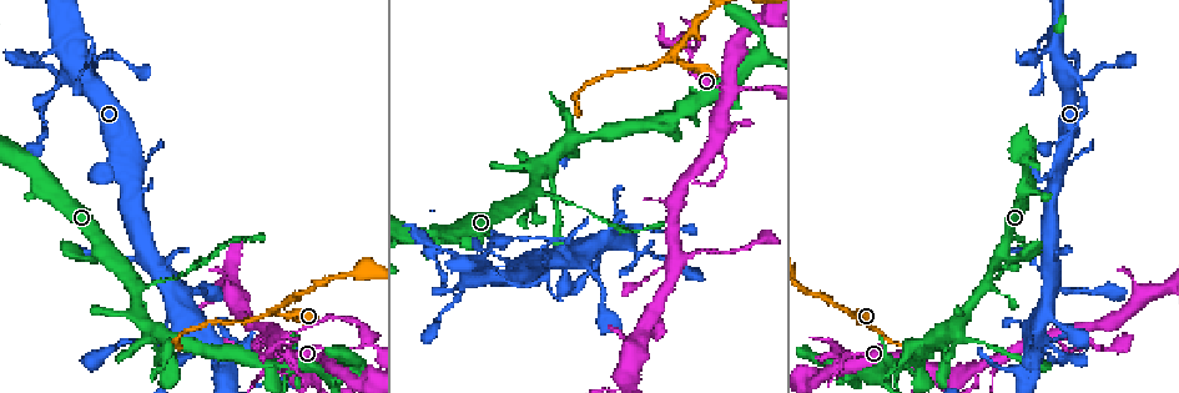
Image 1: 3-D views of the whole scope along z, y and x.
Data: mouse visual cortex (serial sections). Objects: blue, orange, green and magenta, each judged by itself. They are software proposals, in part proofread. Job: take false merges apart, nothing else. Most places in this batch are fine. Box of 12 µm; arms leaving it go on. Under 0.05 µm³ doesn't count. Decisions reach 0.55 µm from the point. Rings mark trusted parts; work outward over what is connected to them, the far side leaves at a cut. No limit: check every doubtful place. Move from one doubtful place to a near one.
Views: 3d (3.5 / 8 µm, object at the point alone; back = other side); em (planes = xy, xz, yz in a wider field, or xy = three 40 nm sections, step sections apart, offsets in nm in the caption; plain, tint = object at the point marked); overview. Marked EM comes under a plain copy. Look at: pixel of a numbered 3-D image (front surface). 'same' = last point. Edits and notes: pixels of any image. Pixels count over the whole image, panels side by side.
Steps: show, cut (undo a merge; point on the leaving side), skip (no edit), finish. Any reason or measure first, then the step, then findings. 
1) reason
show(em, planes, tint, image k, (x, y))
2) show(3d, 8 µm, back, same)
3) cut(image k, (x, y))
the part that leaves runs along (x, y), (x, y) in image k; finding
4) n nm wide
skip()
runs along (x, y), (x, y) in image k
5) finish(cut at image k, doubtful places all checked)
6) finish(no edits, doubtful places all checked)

branch point
show(3d, 3.5 µm, back, image 1, (677, 61))

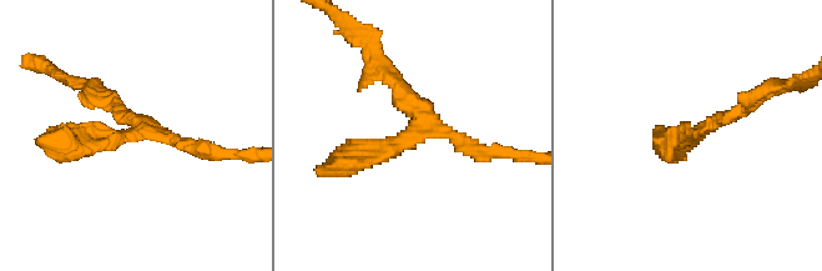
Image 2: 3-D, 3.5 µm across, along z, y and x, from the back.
3 arms; arms of 200, 200, 200 nm
show(em, xy, step 5, tint, image 2, (696, 130))

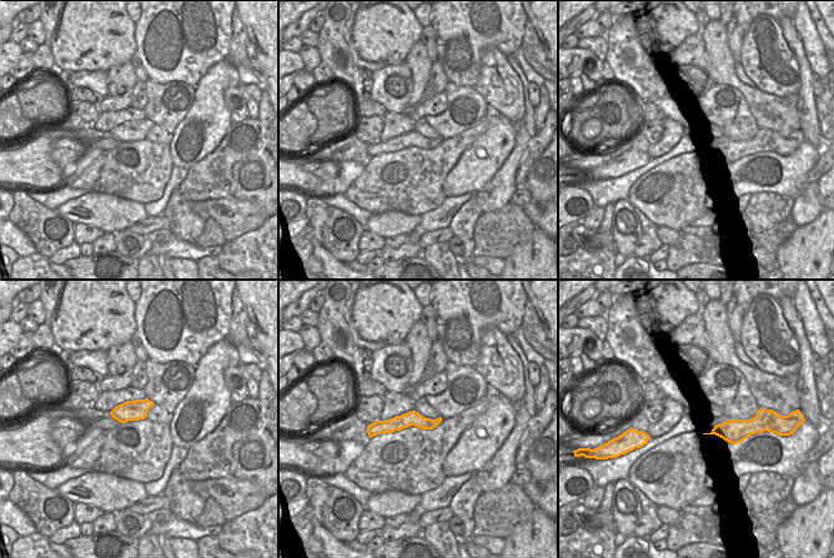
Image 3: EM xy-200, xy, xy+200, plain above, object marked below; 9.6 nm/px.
skip()
runs along (435, 422), (402, 421), (370, 430) in image 3; one cell here

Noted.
two arms in line, one across
show(3d, 3.5 µm, image 1, (133, 287))

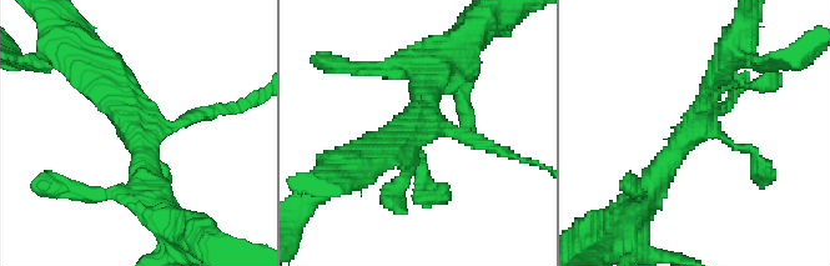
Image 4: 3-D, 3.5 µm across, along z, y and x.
need the tissue
show(em, xy, step 1, tint, image 4, (137, 128))

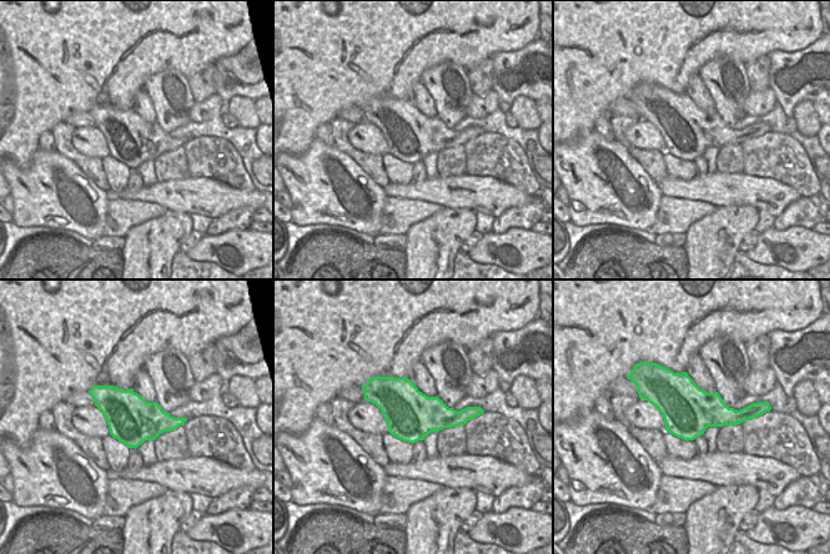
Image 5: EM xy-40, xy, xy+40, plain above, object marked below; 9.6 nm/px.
skip()
runs along (723, 69), (700, 123), (645, 195) in image 4; all the same cell

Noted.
sharp bend
show(3d, 3.5 µm, image 1, (688, 51))

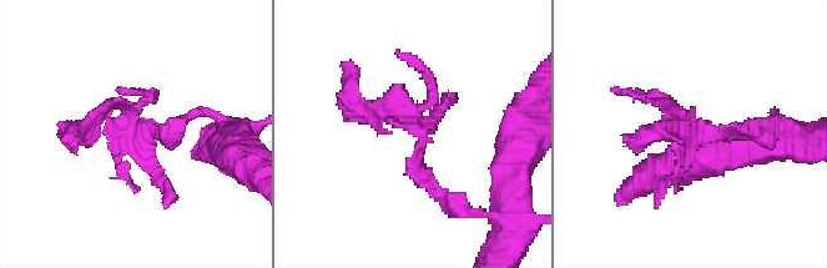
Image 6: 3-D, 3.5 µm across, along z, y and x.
show(em, xy, step 3, tint, image 6, (416, 132))

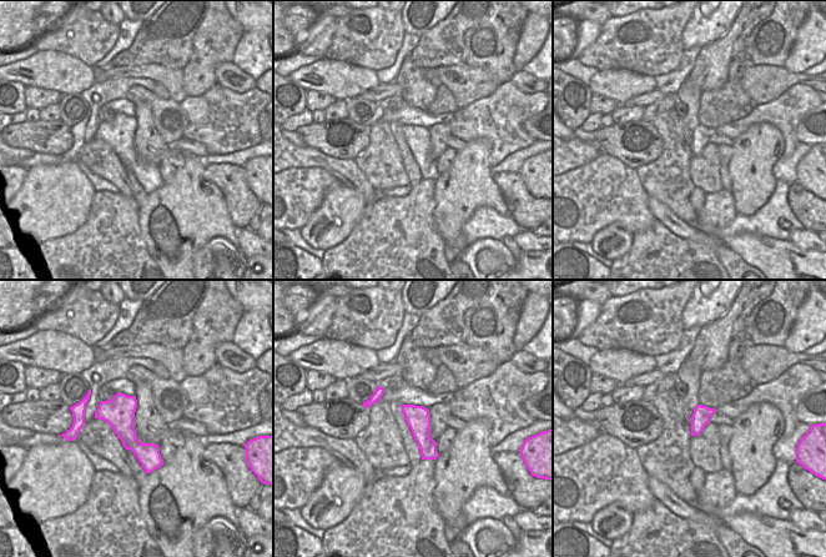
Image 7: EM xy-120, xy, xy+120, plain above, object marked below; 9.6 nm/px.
skip()
runs along (104, 404), (150, 460), (150, 468) in image 7; one cell here

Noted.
finish(no edits, doubtful places all checked)

